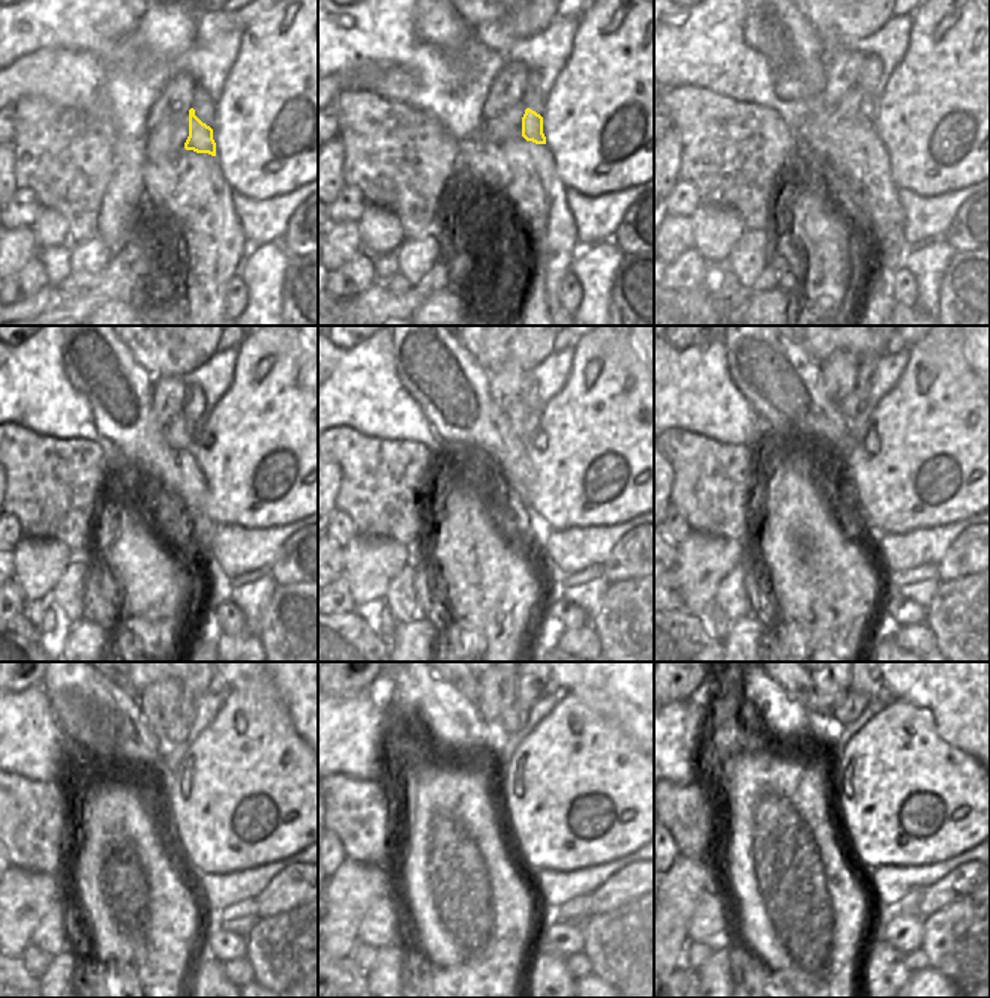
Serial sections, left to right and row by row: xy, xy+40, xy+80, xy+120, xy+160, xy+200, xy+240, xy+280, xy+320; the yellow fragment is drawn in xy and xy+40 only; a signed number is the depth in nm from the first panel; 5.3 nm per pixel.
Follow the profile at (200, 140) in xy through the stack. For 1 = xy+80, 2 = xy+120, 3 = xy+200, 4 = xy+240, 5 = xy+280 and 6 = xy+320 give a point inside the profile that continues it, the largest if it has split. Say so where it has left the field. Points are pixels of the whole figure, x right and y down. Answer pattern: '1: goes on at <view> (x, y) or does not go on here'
1: goes on at xy+80 (851, 105)
2: goes on at xy+120 (180, 432)
3: goes on at xy+200 (857, 413)
4: goes on at xy+240 (177, 731)
5: goes on at xy+280 (513, 719)
6: goes on at xy+320 (852, 703)

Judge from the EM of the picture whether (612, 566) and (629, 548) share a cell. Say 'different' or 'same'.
same

